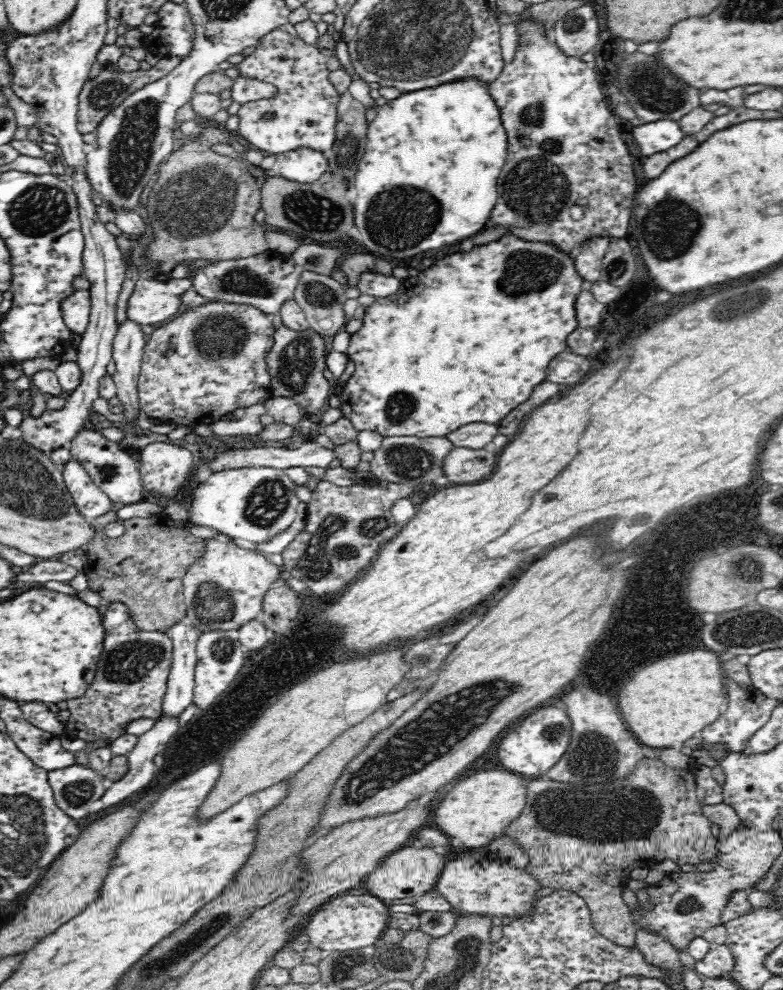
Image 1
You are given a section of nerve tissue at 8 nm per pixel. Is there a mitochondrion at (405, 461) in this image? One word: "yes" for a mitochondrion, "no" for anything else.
yes

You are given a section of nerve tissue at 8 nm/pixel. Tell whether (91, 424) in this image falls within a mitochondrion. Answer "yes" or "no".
no

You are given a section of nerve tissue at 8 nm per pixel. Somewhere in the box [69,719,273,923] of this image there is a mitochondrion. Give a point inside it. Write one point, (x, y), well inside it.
(186, 767)

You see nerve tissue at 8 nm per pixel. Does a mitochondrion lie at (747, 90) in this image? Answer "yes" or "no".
no

